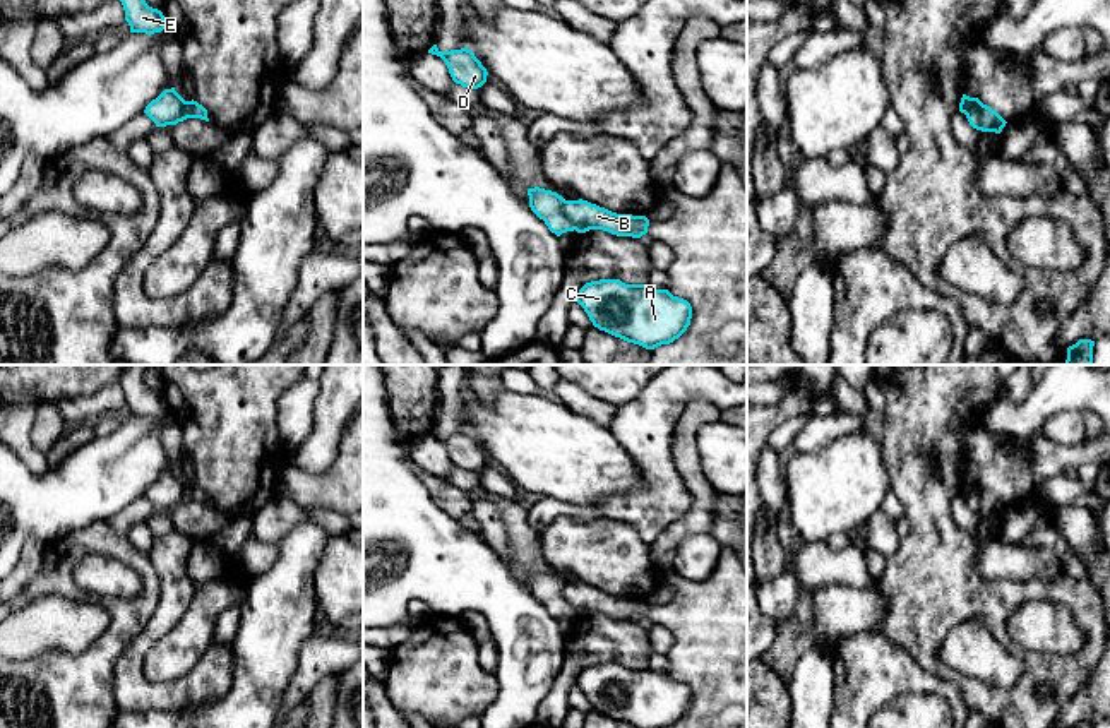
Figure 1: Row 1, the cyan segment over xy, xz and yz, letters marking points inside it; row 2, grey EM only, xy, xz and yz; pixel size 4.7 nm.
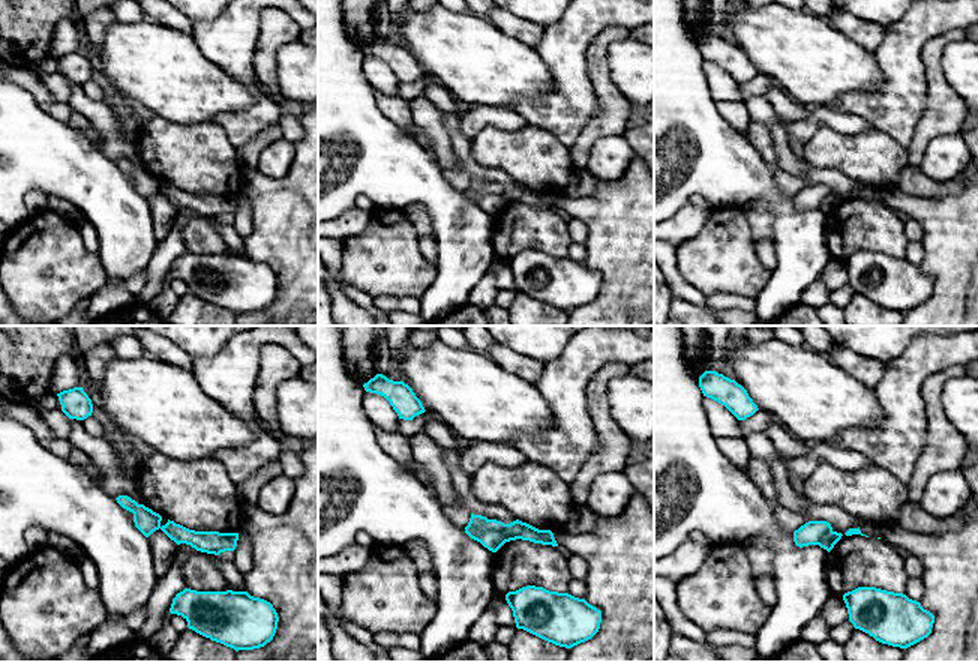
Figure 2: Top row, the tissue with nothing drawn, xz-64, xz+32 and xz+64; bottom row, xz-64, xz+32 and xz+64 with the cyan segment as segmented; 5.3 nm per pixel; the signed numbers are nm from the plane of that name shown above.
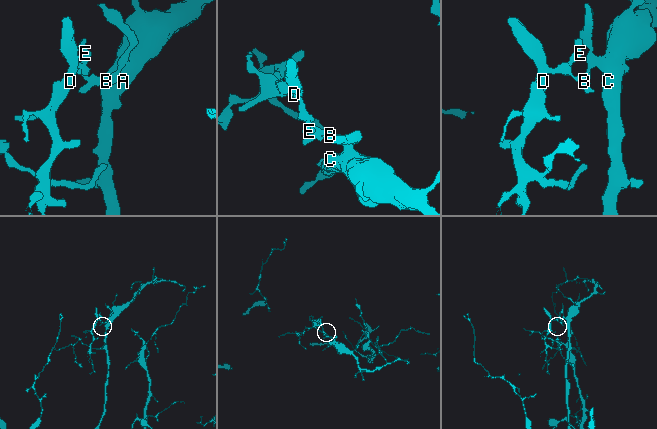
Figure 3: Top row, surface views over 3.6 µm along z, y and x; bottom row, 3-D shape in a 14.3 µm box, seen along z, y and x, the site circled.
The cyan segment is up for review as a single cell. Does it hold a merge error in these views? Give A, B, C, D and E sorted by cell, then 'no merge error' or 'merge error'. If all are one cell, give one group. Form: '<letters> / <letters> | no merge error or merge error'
A B C / D E | merge error

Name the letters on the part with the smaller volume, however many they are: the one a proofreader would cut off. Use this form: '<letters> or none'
D, E

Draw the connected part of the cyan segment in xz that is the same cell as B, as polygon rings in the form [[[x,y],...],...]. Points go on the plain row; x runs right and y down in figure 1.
[[[564,584],[564,598],[572,605],[577,617],[603,613],[617,620],[641,622],[648,617],[646,600],[617,598],[588,584]]]

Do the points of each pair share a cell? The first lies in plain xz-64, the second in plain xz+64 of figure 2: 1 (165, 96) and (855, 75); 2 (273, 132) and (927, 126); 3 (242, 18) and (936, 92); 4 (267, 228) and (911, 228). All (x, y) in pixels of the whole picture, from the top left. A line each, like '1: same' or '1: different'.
1: same
2: same
3: different
4: different

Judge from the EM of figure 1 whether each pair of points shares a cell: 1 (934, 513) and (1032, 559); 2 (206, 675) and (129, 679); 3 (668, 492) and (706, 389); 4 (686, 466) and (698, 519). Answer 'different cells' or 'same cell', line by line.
1: different cells
2: same cell
3: same cell
4: same cell

